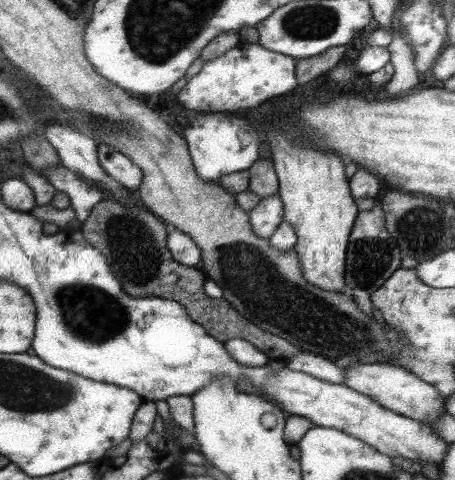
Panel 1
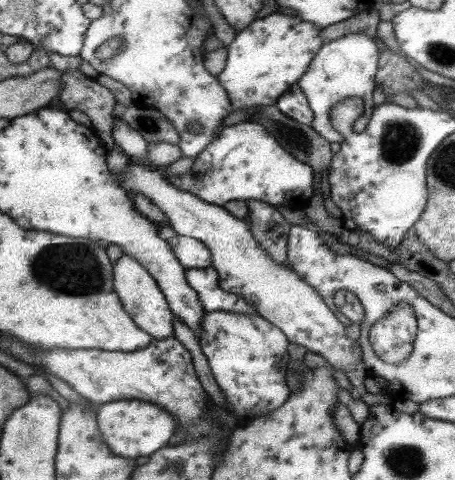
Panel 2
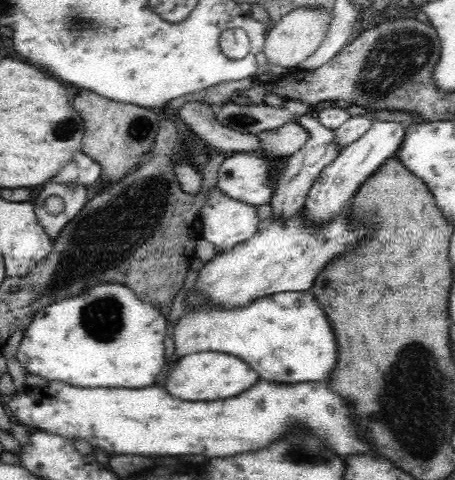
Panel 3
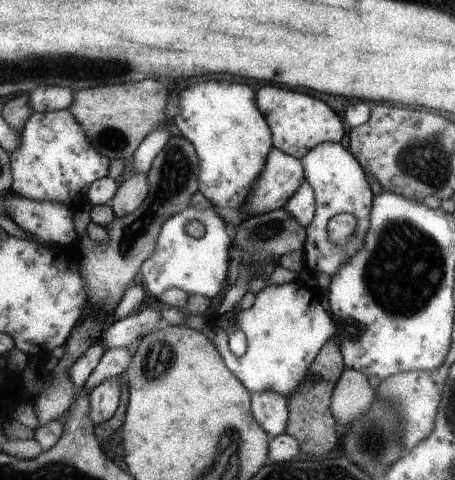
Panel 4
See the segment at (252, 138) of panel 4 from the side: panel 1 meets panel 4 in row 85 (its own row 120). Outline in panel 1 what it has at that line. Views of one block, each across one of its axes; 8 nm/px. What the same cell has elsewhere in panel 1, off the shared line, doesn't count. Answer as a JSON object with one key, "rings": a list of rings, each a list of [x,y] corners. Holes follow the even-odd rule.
{"rings":[[[207,112],[205,118],[197,118],[195,122],[191,122],[185,128],[183,134],[185,134],[185,142],[187,142],[189,158],[193,162],[195,176],[199,180],[203,180],[203,182],[219,184],[219,180],[223,176],[245,172],[259,160],[259,156],[257,156],[259,134],[255,130],[251,134],[251,126],[247,124],[247,120],[225,116],[225,114]],[[239,132],[241,132],[241,140],[239,140]]]}

